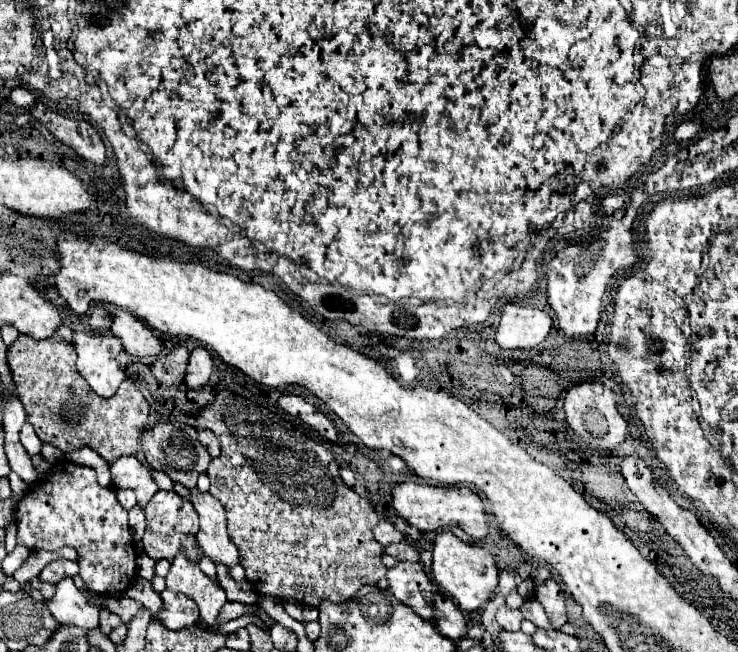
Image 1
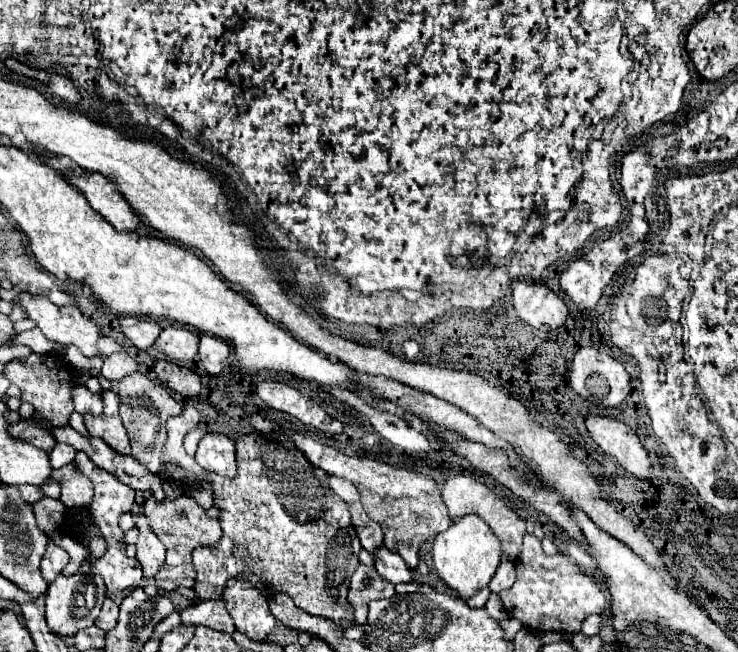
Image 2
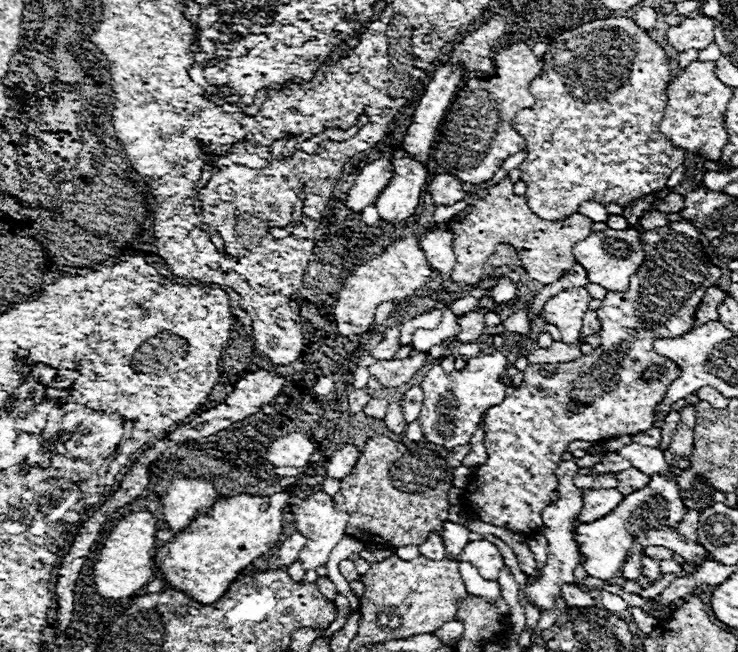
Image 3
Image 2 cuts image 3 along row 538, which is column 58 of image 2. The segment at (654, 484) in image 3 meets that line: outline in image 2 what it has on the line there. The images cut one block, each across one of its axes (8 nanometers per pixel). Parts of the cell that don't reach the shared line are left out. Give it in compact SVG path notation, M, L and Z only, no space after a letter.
M76 572L74 576L58 576L46 592L46 620L54 634L68 634L74 630L82 630L94 624L98 618L98 612L102 608L102 602L106 598L106 586L104 580L98 574L92 572Z

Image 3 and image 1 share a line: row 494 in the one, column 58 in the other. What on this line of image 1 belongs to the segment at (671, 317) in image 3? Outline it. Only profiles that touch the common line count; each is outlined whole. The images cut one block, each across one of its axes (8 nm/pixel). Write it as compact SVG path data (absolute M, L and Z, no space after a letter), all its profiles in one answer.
M60 462L48 474L48 480L34 486L16 506L16 524L18 524L18 542L24 542L30 550L52 550L70 546L78 552L80 576L92 592L98 594L122 594L136 580L136 548L132 532L128 526L128 512L118 504L116 490L104 488L96 482L96 472L88 466L78 466L72 462Z

